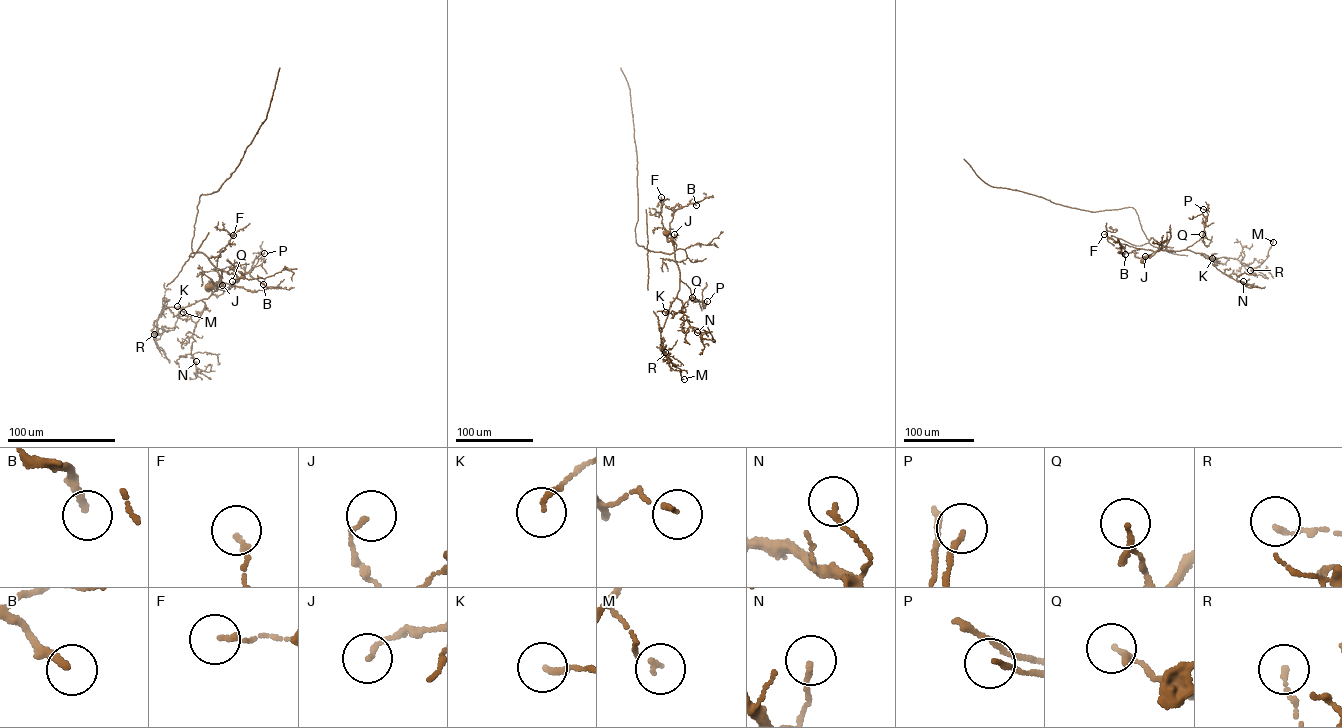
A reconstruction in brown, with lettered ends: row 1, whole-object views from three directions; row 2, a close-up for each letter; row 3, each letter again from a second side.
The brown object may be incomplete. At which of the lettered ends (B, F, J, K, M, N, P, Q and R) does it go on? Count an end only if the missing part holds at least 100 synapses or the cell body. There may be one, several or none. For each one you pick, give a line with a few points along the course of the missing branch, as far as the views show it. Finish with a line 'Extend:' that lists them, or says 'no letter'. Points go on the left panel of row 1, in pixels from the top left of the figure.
Extend: no letter

